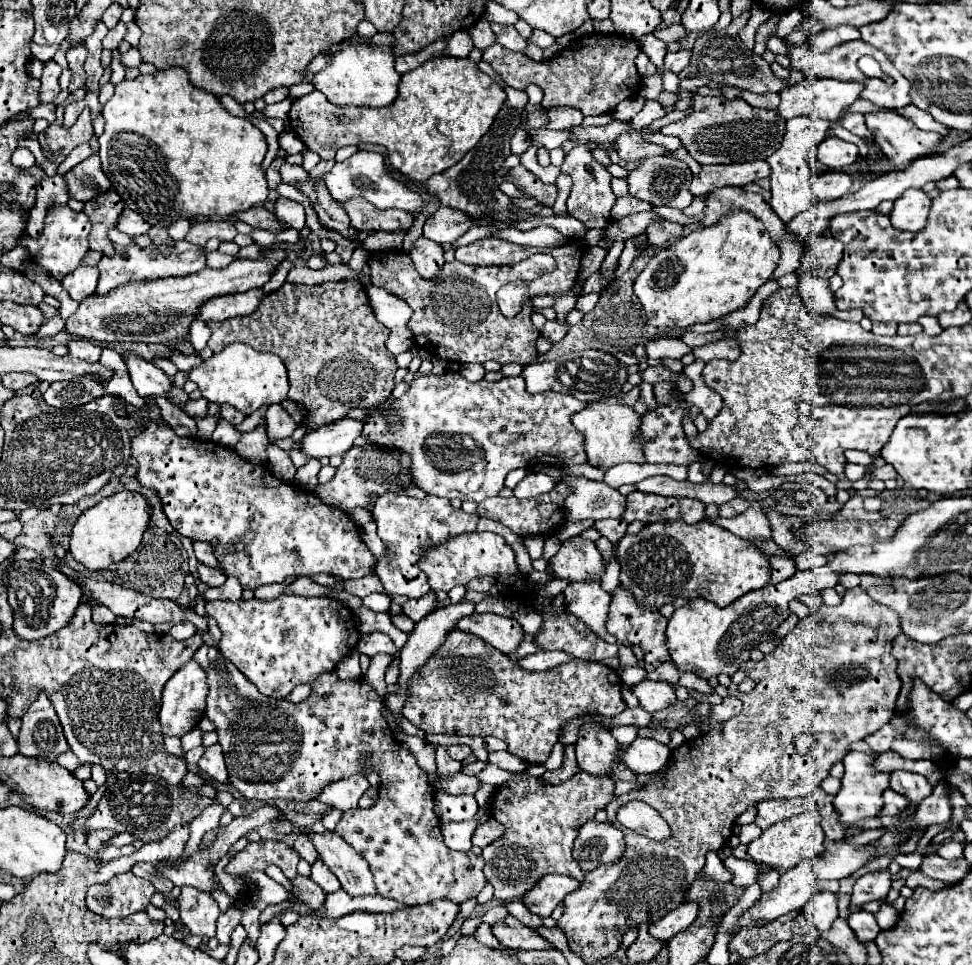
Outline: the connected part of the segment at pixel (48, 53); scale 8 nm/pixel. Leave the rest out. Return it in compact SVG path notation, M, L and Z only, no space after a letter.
M32 41L30 48L32 57L45 63L53 58L54 54L60 49L60 45L38 45Z

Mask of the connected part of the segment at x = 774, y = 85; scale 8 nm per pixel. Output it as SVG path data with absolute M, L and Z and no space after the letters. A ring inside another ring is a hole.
M750 11L742 13L738 19L732 19L732 23L726 29L722 29L722 31L710 29L696 39L694 49L692 49L694 57L690 59L690 67L680 73L678 89L686 89L686 91L694 93L696 87L706 85L708 81L716 81L718 85L728 83L732 87L746 89L752 93L780 93L782 89L792 87L804 79L804 75L796 69L790 71L788 79L778 79L772 73L770 65L764 61L764 57L758 57L754 51L746 49L746 45L738 37L738 31L748 23L748 17L750 17Z

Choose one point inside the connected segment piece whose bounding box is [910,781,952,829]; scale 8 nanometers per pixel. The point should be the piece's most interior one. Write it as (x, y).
(935, 809)

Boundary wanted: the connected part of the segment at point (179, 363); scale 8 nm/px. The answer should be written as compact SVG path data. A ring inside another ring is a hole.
M170 351L170 357L168 357L180 371L190 371L190 369L194 369L200 361L202 361L202 357L200 355L184 355L184 353L180 353L180 351Z

